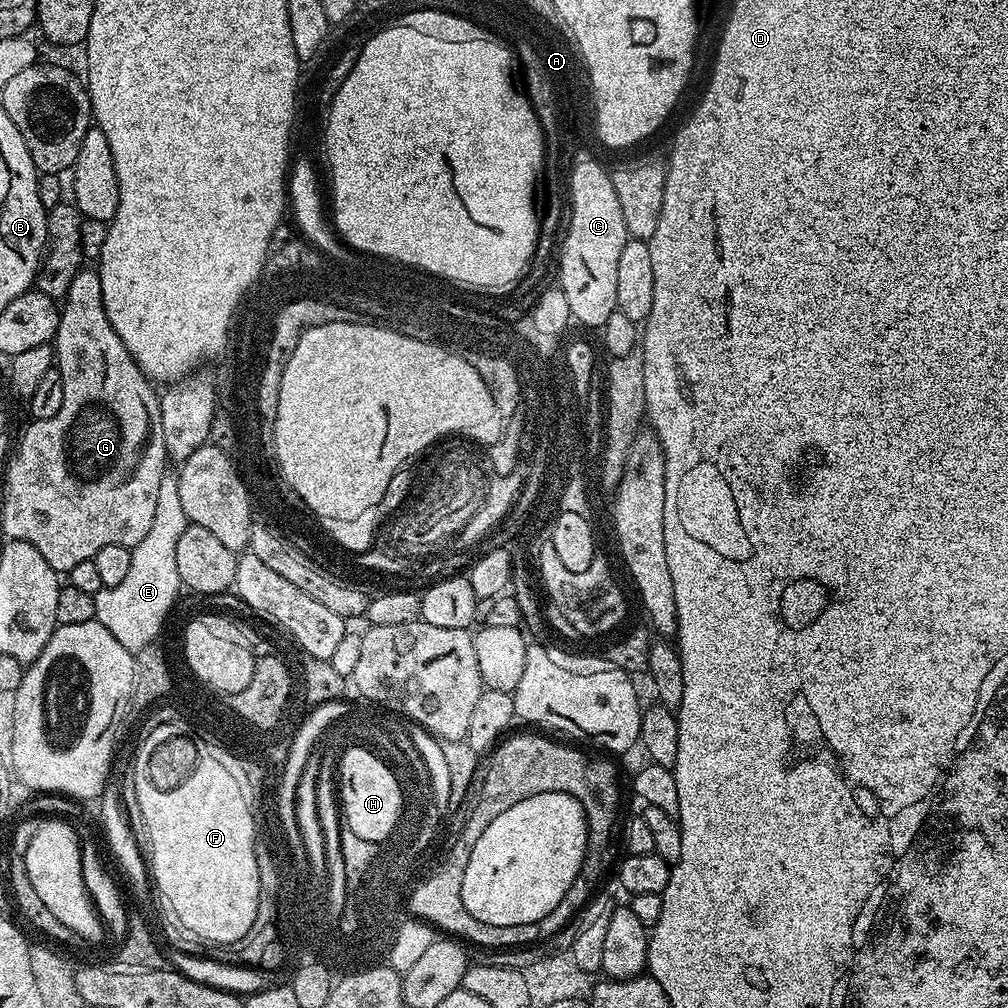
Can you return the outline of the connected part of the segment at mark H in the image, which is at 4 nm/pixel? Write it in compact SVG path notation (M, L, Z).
M351 752L349 756L339 757L338 801L342 809L342 820L351 823L360 837L371 841L382 838L384 832L392 829L392 820L396 820L400 809L400 795L396 784L384 768L376 765L367 752Z

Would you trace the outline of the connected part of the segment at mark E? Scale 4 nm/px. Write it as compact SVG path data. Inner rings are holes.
M165 471L162 482L158 486L158 506L154 506L154 522L150 522L150 530L146 530L146 538L138 542L132 549L130 570L126 579L118 582L113 588L101 588L96 593L96 621L126 650L132 653L142 650L147 644L156 644L156 635L164 628L164 619L168 611L176 604L176 595L182 592L180 575L178 574L178 538L182 530L186 530L189 520L182 510L181 495L178 494L179 482L177 473Z

